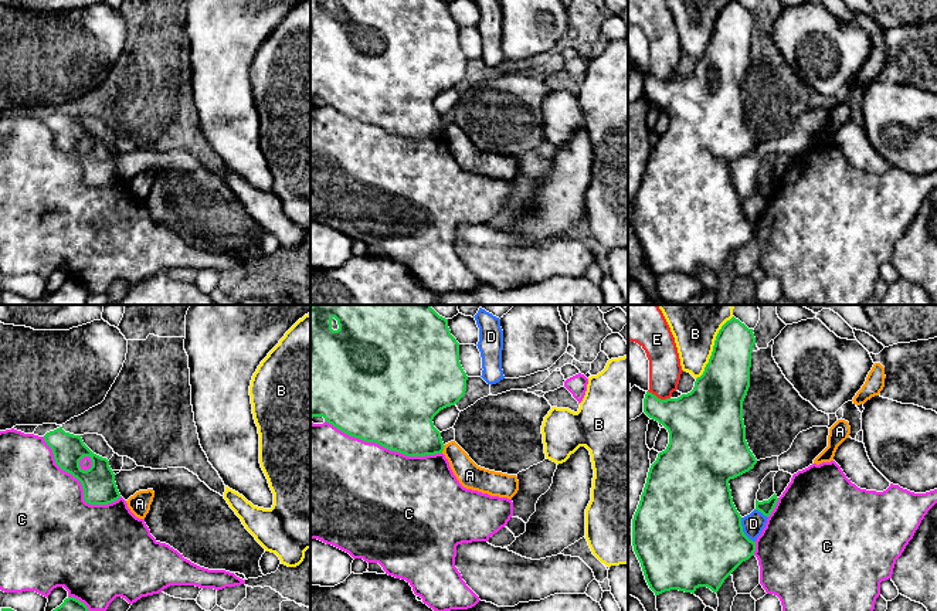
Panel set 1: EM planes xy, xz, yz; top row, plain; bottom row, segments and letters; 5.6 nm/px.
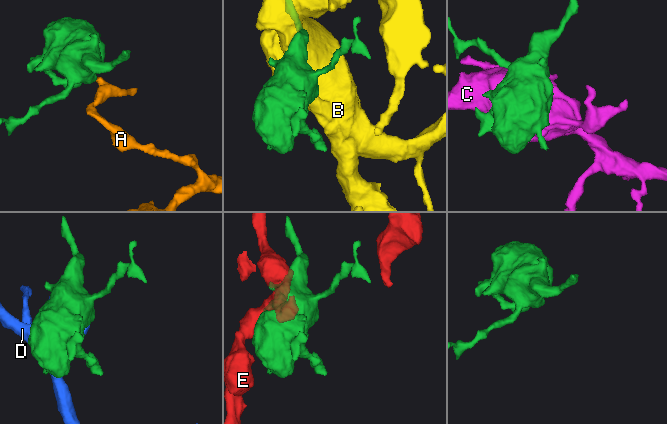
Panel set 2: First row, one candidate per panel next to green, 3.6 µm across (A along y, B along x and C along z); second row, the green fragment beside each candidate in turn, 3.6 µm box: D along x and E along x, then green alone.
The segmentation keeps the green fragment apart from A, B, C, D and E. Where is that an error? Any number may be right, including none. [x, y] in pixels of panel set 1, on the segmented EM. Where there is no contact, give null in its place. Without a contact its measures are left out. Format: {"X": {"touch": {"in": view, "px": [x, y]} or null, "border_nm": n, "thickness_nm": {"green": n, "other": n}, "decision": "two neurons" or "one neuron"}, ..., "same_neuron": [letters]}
{"A": {"touch": {"in": "xz", "px": [442, 450]}, "border_nm": 50, "thickness_nm": {"green": 300, "other": 140}, "decision": "two neurons"}, "B": {"touch": {"in": "yz", "px": [713, 348]}, "border_nm": 420, "thickness_nm": {"green": 280, "other": 360}, "decision": "two neurons"}, "C": {"touch": {"in": "xz", "px": [383, 445]}, "border_nm": 700, "thickness_nm": {"green": 480, "other": 480}, "decision": "two neurons"}, "D": {"touch": {"in": "yz", "px": [742, 530]}, "border_nm": 170, "thickness_nm": {"green": 500, "other": 120}, "decision": "two neurons"}, "E": {"touch": {"in": "yz", "px": [659, 399]}, "border_nm": 140, "thickness_nm": {"green": 340, "other": 180}, "decision": "two neurons"}, "same_neuron": []}

